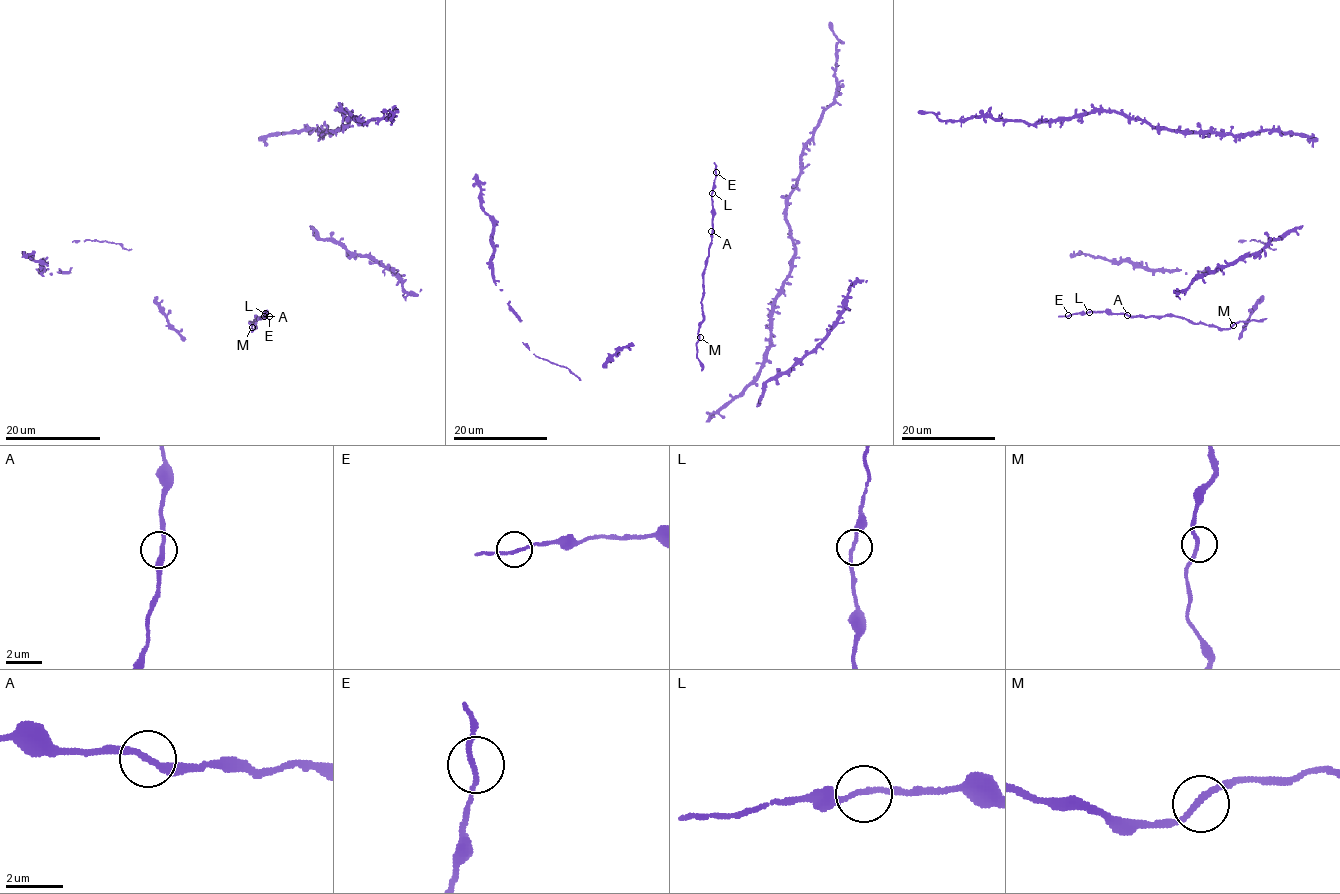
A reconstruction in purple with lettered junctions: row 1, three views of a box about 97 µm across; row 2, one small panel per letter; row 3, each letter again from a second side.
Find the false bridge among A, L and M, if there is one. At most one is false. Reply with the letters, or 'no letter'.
L

